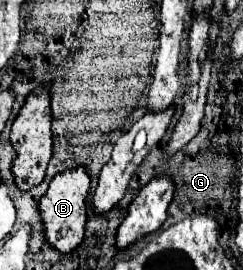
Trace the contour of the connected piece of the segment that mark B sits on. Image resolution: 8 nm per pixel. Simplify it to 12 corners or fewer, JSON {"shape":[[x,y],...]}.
{"shape":[[57,173],[39,201],[47,241],[73,251],[87,223],[91,177]]}

